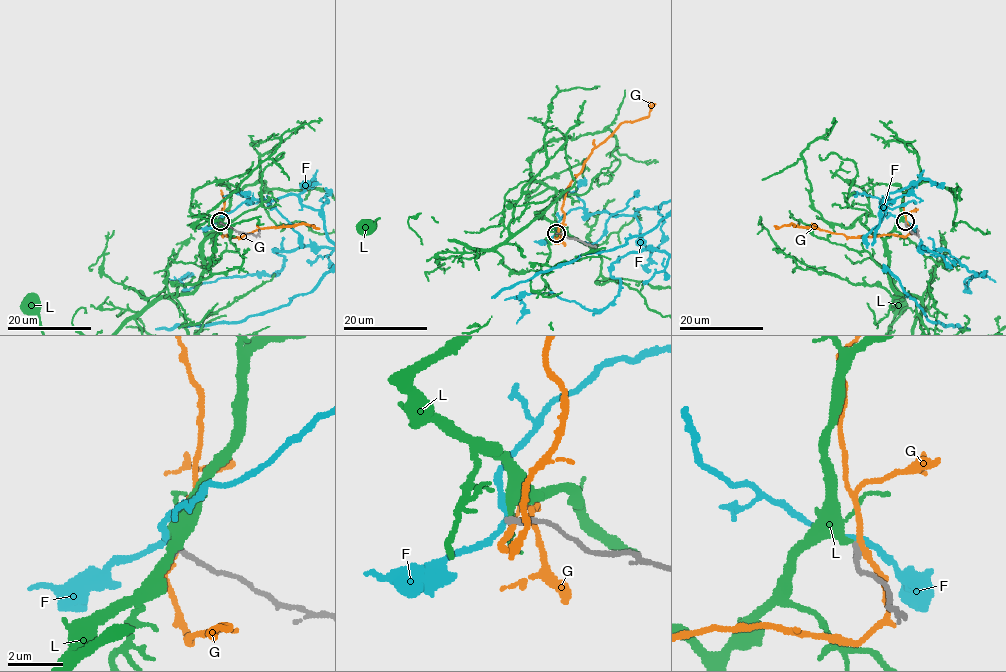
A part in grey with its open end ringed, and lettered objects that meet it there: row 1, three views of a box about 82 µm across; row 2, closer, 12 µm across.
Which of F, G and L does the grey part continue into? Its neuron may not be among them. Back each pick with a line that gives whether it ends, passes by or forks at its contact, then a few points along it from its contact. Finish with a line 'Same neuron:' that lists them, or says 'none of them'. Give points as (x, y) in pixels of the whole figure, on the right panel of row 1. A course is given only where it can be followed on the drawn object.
L: It passes by
Same neuron: L

